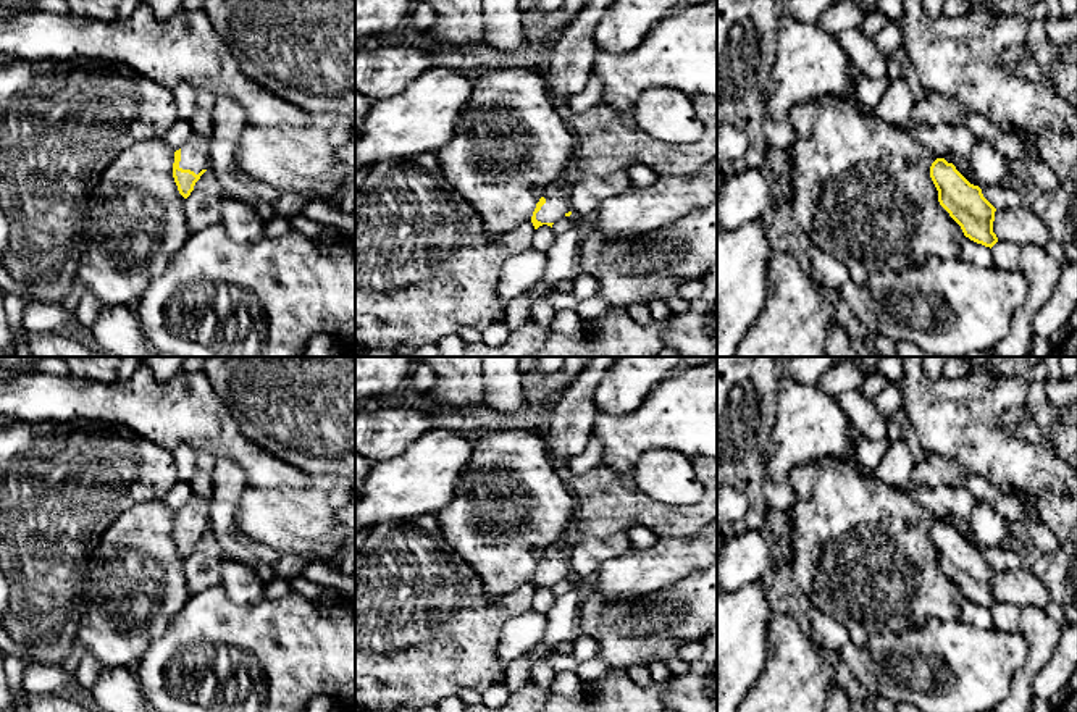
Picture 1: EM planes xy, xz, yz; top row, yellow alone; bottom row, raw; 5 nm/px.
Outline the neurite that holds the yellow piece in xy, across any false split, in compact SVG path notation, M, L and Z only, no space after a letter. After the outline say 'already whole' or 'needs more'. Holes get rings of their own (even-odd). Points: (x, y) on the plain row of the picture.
M195 494L174 513L173 539L179 555L187 560L195 544L208 530L208 512L212 500Z; needs more

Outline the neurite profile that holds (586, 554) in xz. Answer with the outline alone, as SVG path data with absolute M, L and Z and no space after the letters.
M627 531L609 538L575 536L570 549L572 576L581 580L597 572L604 560L620 557L631 549L633 544Z

